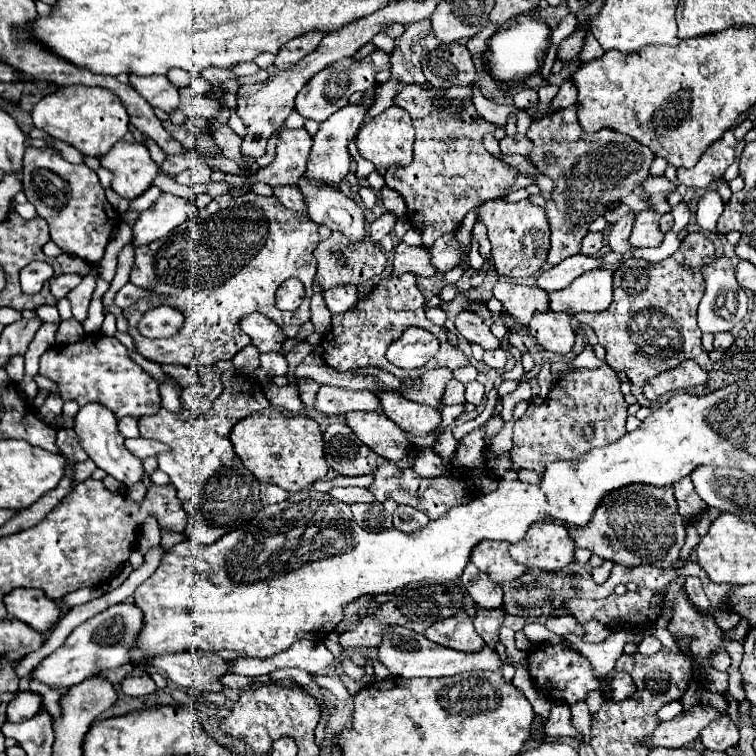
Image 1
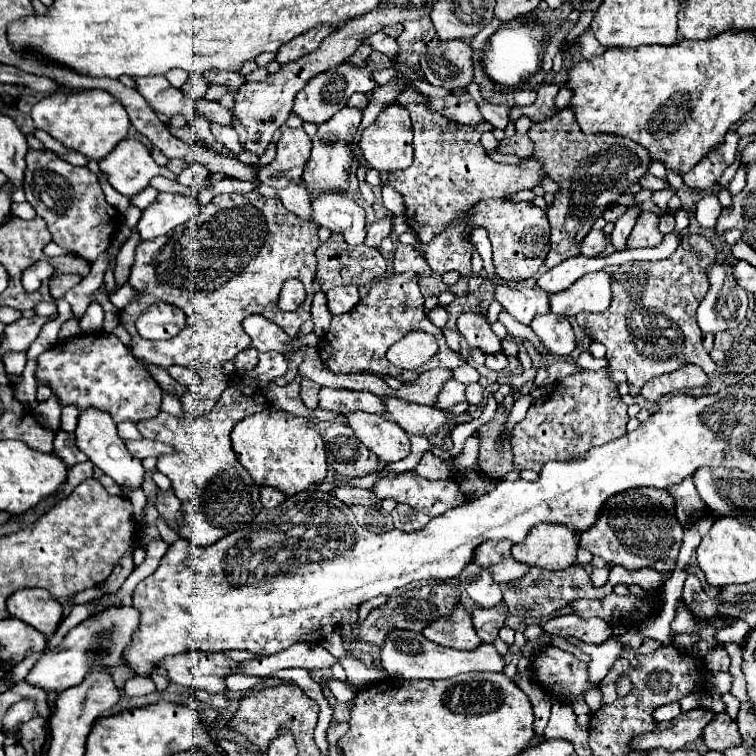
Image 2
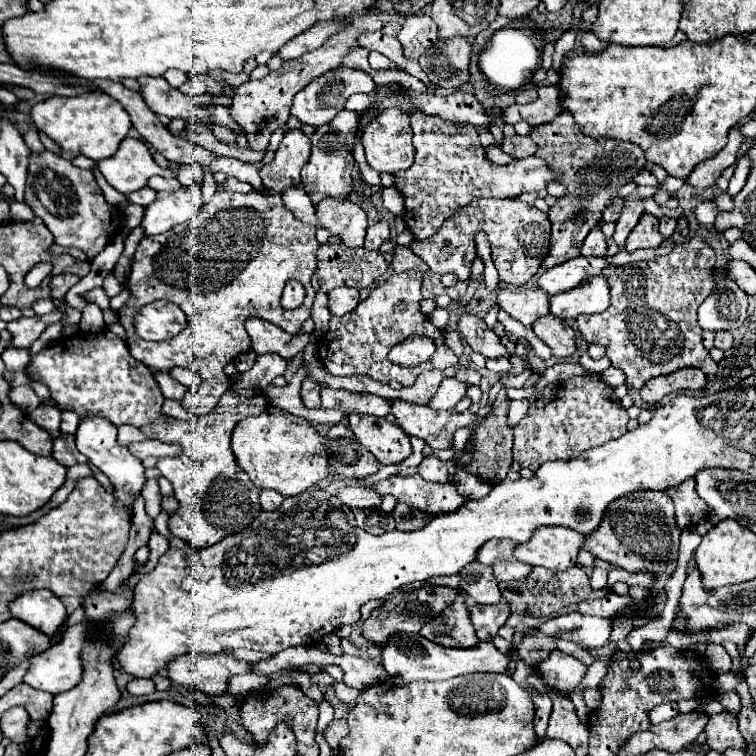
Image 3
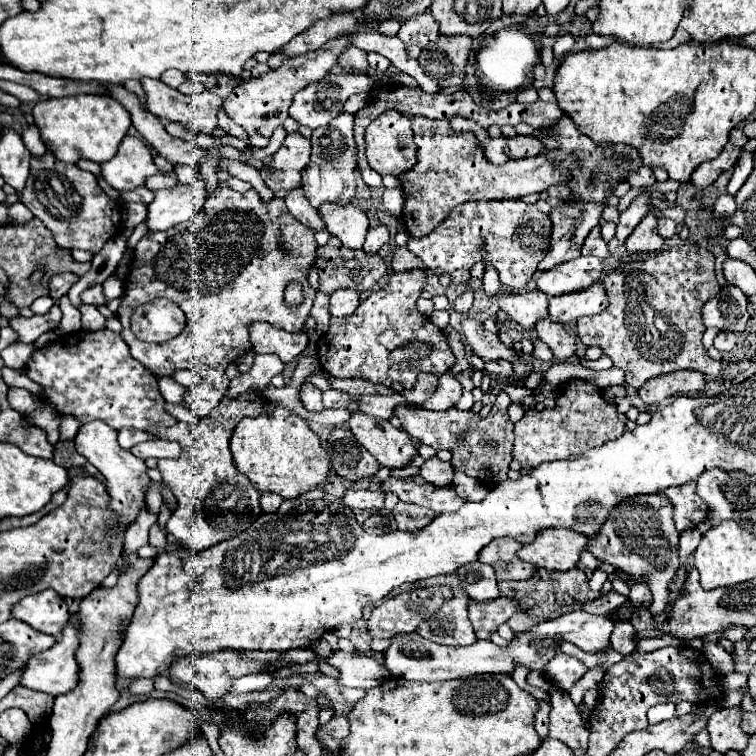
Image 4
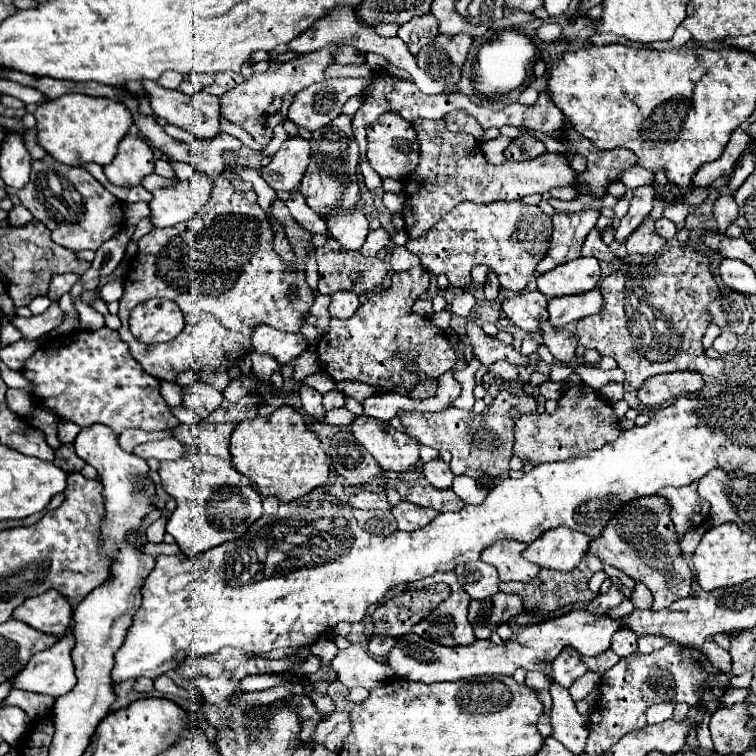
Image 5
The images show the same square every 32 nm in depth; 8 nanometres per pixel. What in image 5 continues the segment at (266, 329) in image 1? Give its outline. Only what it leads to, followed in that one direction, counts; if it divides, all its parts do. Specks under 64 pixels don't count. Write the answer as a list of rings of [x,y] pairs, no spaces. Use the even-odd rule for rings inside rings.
[[[258,324],[252,334],[252,346],[260,354],[274,356],[280,364],[290,364],[308,348],[308,342],[306,338],[302,338],[300,332],[288,334],[268,324]]]

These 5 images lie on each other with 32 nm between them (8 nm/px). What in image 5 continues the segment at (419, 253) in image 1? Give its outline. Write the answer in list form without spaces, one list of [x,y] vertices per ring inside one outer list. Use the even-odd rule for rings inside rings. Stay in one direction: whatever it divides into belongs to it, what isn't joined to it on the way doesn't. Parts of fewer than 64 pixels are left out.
[[[396,246],[392,250],[392,270],[400,272],[400,270],[410,270],[414,266],[414,254],[406,248],[406,246]]]

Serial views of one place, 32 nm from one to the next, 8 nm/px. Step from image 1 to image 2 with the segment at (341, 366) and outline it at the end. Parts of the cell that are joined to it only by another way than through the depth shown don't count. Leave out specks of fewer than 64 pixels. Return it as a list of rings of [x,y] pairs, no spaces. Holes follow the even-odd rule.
[[[404,272],[404,274],[398,274],[398,276],[392,274],[388,278],[378,280],[370,288],[368,296],[362,298],[354,310],[350,310],[350,314],[332,316],[332,326],[320,342],[320,356],[322,356],[324,364],[336,374],[348,374],[348,372],[390,374],[404,384],[414,382],[420,376],[420,372],[426,370],[434,368],[454,370],[454,368],[466,364],[466,358],[460,352],[454,352],[446,344],[442,328],[434,326],[426,318],[424,296],[420,294],[418,274],[414,274],[414,272]],[[410,330],[424,330],[424,332],[434,334],[434,338],[438,340],[438,346],[440,346],[438,354],[432,356],[432,360],[421,366],[420,370],[400,370],[386,360],[386,350]]]

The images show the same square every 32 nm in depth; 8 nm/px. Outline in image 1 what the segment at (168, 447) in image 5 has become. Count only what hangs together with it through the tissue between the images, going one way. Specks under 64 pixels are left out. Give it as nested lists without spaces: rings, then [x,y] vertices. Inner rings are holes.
[[[126,438],[124,446],[140,460],[148,458],[148,456],[156,456],[160,450],[168,450],[166,444],[158,442],[158,440],[146,440],[146,438]]]

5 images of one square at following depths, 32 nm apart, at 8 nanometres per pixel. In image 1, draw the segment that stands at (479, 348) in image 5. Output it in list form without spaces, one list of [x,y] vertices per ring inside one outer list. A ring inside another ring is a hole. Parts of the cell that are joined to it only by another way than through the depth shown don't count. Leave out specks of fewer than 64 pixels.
[[[462,310],[454,320],[456,330],[468,340],[480,344],[484,350],[492,350],[500,346],[500,340],[490,332],[490,326],[478,318],[476,314],[470,314],[468,310]]]

